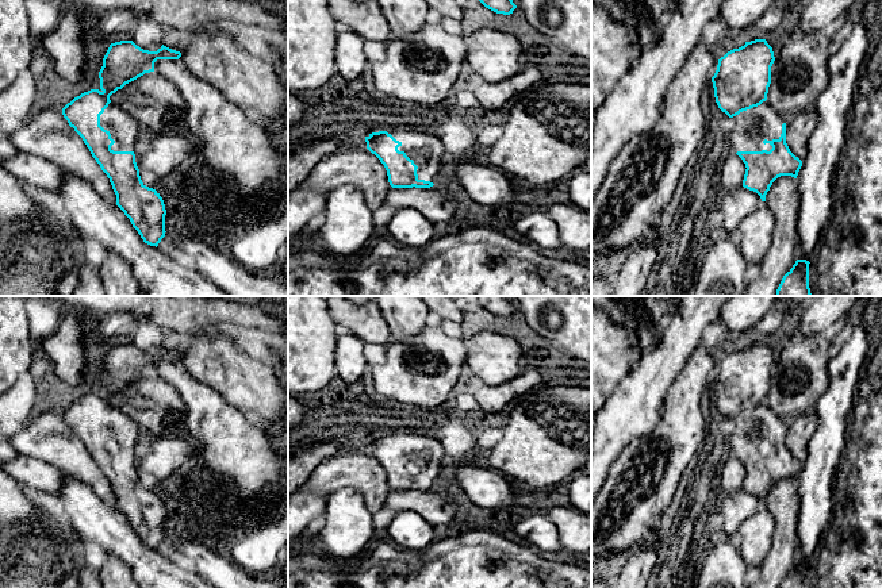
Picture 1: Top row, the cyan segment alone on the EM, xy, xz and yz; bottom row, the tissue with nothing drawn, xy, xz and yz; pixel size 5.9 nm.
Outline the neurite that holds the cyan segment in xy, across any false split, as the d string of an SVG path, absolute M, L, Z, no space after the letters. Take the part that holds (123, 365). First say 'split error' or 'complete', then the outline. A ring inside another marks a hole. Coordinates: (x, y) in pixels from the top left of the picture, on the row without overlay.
split error; M133 343L111 346L99 374L100 391L81 396L62 411L62 418L69 428L83 441L92 460L110 481L116 497L116 508L130 522L143 545L156 550L166 535L165 507L160 496L146 489L139 479L133 454L135 443L142 435L139 427L122 408L112 406L110 399L145 376L154 374L154 365L157 362L179 362L180 360L180 354L164 347L157 354L149 354L141 351Z

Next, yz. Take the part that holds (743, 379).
split error; M755 342L721 360L712 380L718 411L733 422L728 439L732 454L743 462L747 470L743 489L756 495L762 504L766 504L766 497L778 480L791 479L797 481L802 469L802 464L790 454L786 446L785 419L774 414L767 406L774 364L774 354L767 343Z

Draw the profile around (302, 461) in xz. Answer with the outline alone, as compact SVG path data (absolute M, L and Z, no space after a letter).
M319 441L314 446L288 451L288 495L302 488L315 469L346 447L340 441Z

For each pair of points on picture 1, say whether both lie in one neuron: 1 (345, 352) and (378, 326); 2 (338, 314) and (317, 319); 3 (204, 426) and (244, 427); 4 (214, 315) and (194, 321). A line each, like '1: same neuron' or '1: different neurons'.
1: different neurons
2: different neurons
3: same neuron
4: same neuron

